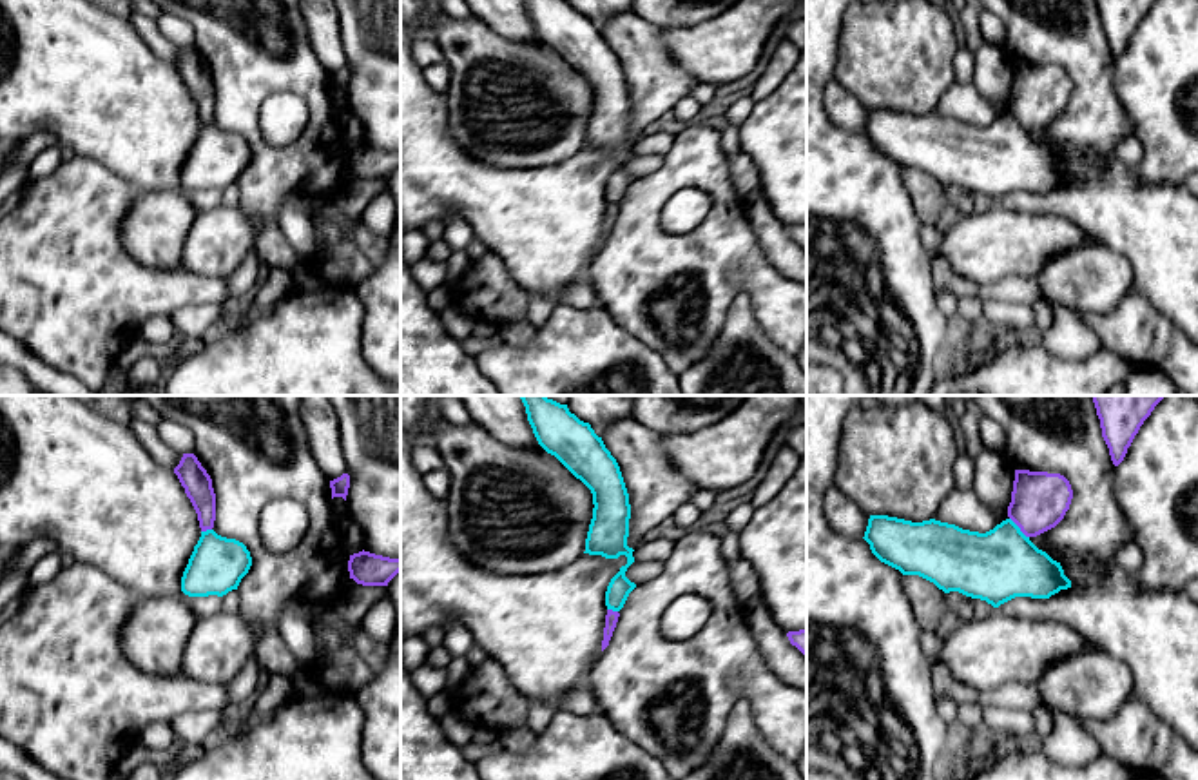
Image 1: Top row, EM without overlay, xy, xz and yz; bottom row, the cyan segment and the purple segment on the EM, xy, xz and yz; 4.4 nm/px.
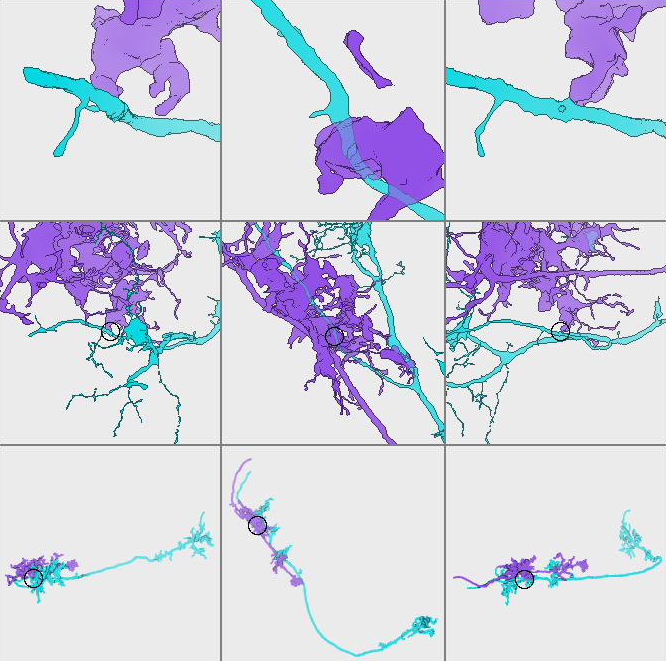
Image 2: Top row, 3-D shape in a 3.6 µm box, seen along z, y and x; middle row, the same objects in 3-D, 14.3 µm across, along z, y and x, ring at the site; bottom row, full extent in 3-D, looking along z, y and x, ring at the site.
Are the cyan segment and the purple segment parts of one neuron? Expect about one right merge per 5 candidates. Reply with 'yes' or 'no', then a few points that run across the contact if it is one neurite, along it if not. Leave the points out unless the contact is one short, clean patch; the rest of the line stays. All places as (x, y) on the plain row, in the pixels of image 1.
no; line yz (1010, 111), (1028, 131)

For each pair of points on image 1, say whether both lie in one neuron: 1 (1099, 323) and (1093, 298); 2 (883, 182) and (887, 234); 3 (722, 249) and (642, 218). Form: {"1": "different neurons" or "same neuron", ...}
{"1": "different neurons", "2": "same neuron", "3": "same neuron"}

